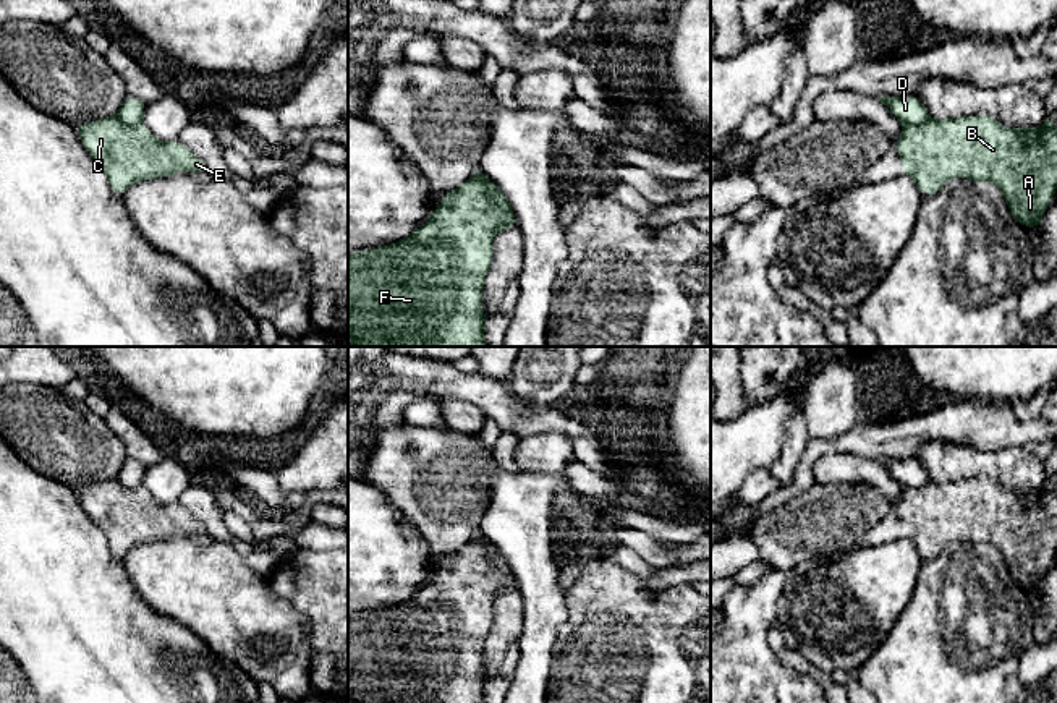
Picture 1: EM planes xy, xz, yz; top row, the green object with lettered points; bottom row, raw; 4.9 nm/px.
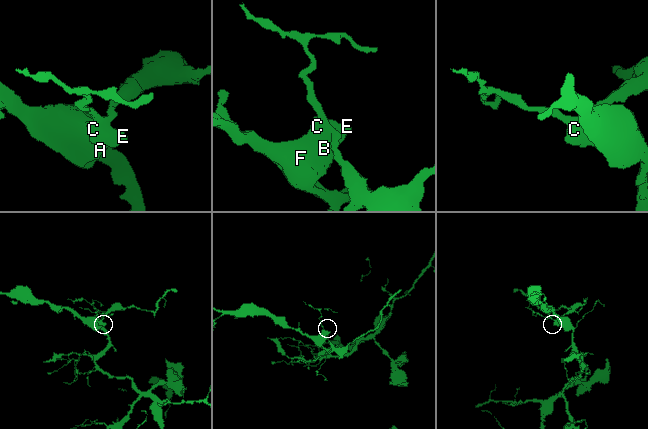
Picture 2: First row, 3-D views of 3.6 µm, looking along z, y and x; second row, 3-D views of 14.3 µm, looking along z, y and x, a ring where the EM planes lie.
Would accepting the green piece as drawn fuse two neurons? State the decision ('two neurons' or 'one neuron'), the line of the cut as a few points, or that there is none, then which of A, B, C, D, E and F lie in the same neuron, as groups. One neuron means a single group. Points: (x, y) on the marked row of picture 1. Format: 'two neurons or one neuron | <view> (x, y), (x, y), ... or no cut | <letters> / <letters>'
two neurons | xz (471, 178), (476, 178), (497, 203), (509, 203) | A B C E F / D

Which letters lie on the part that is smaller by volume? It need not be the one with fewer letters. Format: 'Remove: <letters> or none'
Remove: D

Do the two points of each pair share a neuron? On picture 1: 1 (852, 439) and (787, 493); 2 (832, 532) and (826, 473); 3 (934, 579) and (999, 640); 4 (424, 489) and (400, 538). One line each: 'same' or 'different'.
1: same
2: different
3: same
4: different

